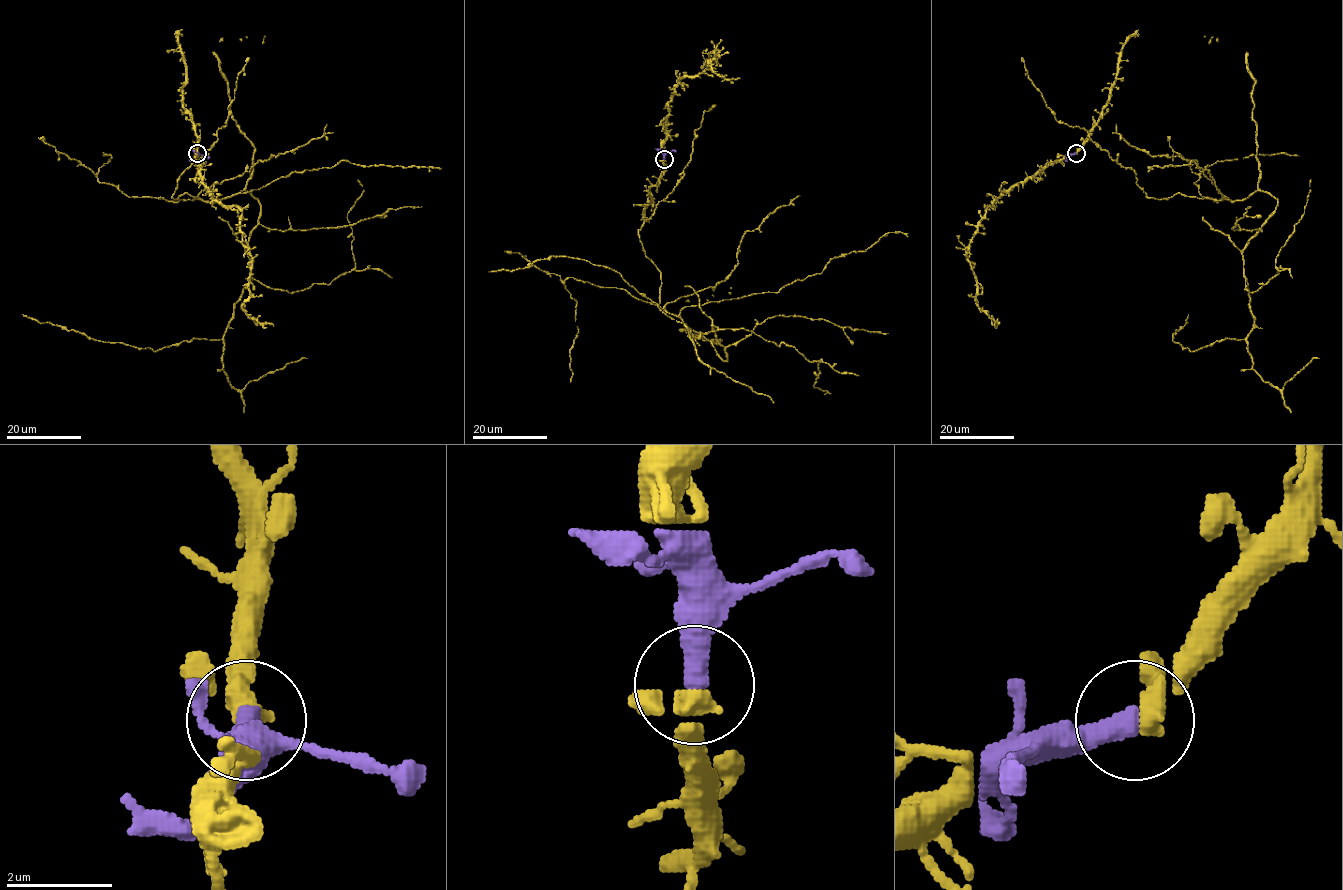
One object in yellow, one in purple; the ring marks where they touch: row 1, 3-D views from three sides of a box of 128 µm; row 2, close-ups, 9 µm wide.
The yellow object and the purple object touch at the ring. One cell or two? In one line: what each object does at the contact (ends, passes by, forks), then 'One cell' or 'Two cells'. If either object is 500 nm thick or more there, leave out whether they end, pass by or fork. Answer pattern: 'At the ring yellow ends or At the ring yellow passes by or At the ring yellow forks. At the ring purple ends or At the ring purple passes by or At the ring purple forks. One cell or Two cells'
At the ring yellow passes by. At the ring purple ends. One cell

